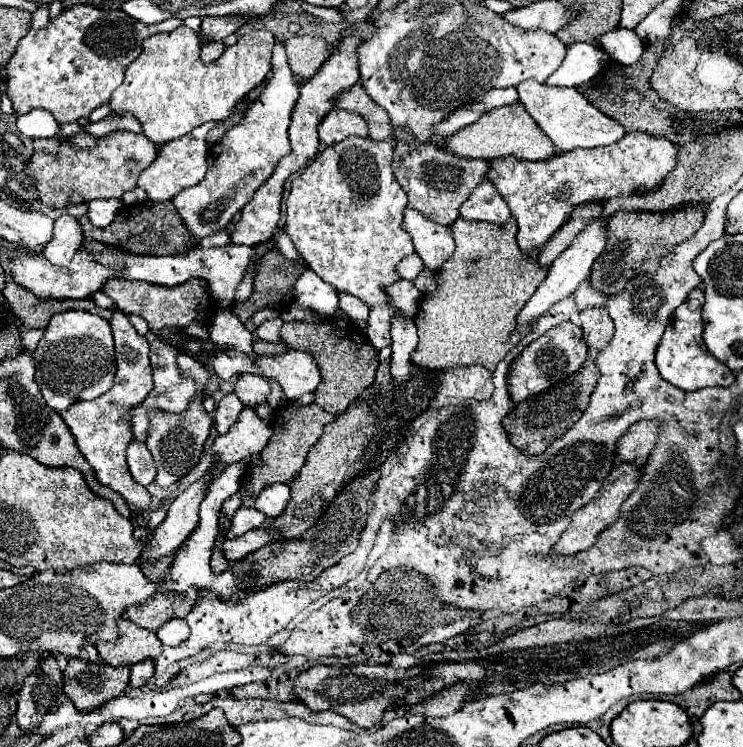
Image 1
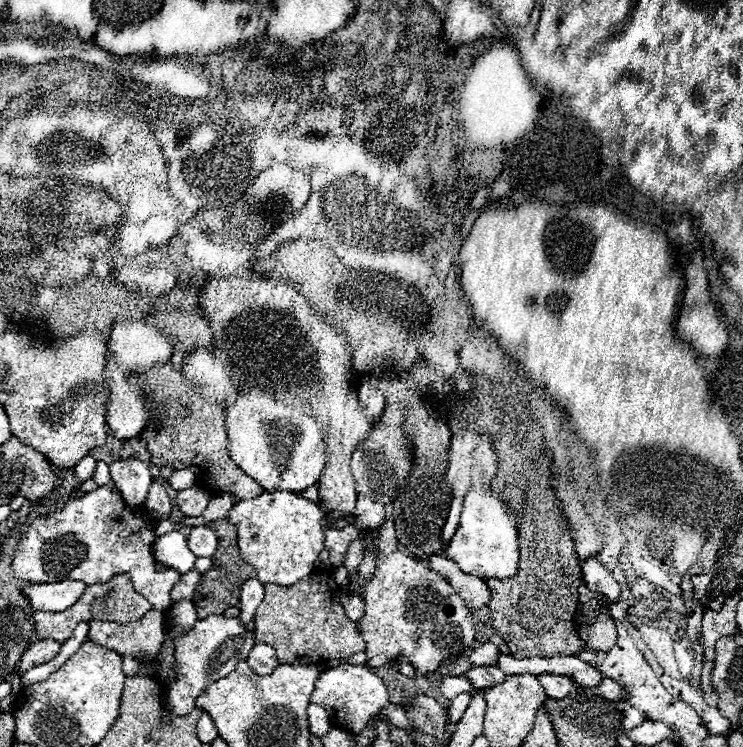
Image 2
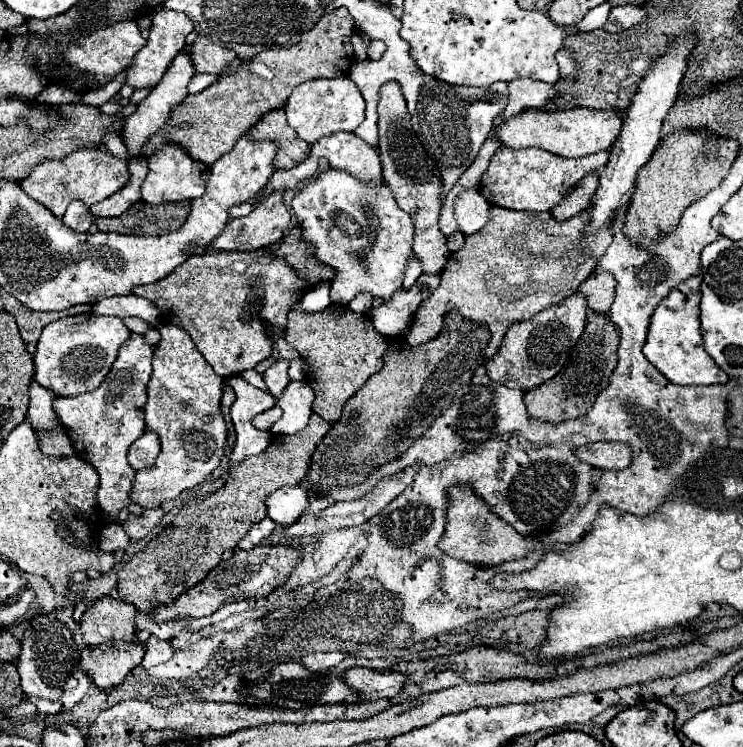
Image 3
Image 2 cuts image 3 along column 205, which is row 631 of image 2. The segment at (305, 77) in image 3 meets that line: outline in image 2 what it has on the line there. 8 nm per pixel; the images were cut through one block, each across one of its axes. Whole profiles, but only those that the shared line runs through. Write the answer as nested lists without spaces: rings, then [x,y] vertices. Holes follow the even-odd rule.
[[[150,610],[138,622],[128,624],[92,620],[88,638],[104,648],[122,652],[126,658],[154,656],[164,640],[164,614]]]

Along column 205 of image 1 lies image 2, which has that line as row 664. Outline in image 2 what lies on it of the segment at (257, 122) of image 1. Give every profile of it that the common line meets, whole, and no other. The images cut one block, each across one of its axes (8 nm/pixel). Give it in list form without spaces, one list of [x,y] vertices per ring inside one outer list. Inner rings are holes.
[[[208,616],[200,620],[194,632],[176,638],[176,668],[178,680],[174,684],[160,682],[168,700],[170,708],[178,716],[186,716],[194,706],[198,694],[202,694],[210,682],[216,682],[222,676],[228,676],[236,664],[248,658],[248,652],[254,648],[254,632],[242,626],[238,618],[224,618],[224,616]]]

